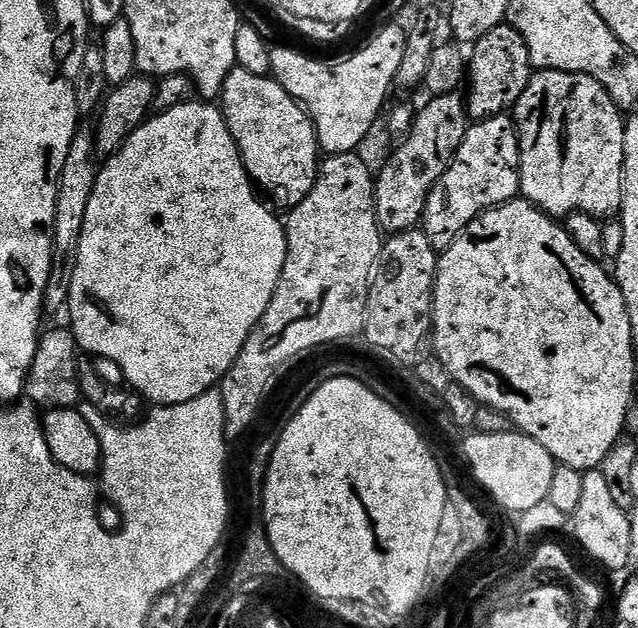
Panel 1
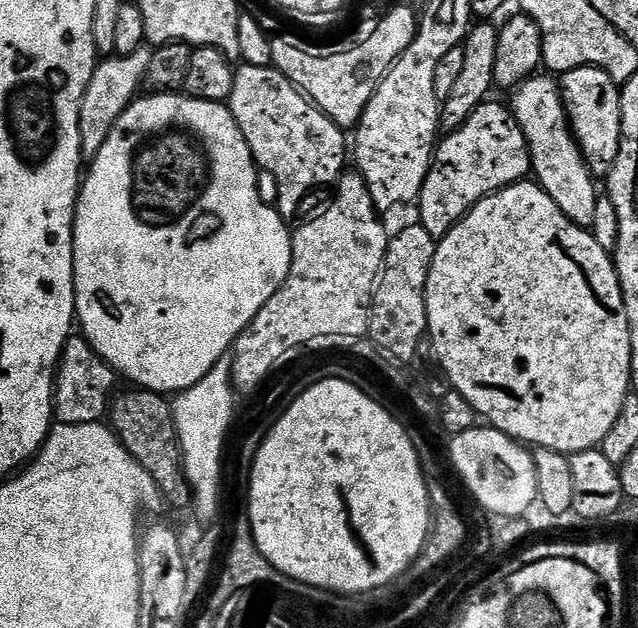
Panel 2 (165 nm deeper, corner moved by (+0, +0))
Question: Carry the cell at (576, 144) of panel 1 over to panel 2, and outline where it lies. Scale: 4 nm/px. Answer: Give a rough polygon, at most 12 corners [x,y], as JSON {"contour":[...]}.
{"contour":[[601,68],[559,77],[593,177],[618,158],[621,85]]}

